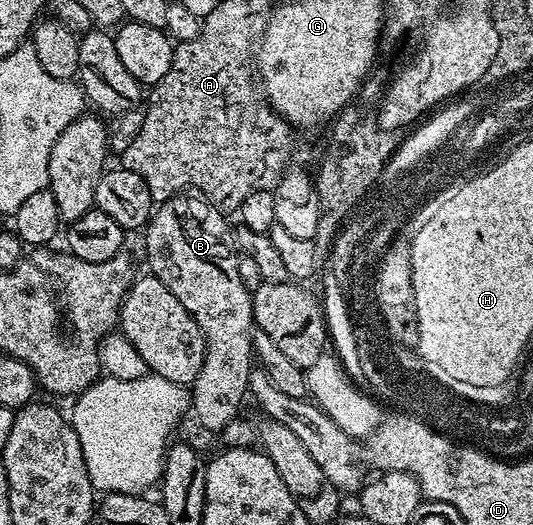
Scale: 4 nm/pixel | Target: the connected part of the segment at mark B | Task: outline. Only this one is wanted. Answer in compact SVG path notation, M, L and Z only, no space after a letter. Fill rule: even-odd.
M179 194L161 201L144 228L149 271L180 298L180 306L192 314L206 339L204 366L200 366L200 374L192 385L192 416L198 419L200 427L214 434L221 433L239 415L238 407L242 399L247 399L249 376L256 364L254 349L250 347L250 333L256 327L252 292L240 282L239 253L226 241L226 220L222 216L223 209L209 199L198 194Z

